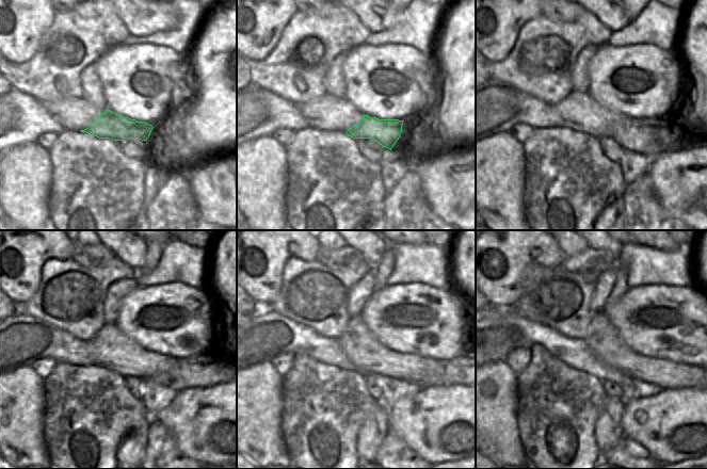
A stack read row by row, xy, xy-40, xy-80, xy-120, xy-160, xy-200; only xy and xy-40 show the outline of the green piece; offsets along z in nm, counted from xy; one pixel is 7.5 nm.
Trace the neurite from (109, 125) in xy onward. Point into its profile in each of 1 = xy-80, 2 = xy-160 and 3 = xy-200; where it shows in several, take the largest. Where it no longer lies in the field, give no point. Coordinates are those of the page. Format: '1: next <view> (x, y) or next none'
1: next xy-80 (639, 135)
2: next xy-160 (452, 372)
3: next xy-200 (673, 376)

